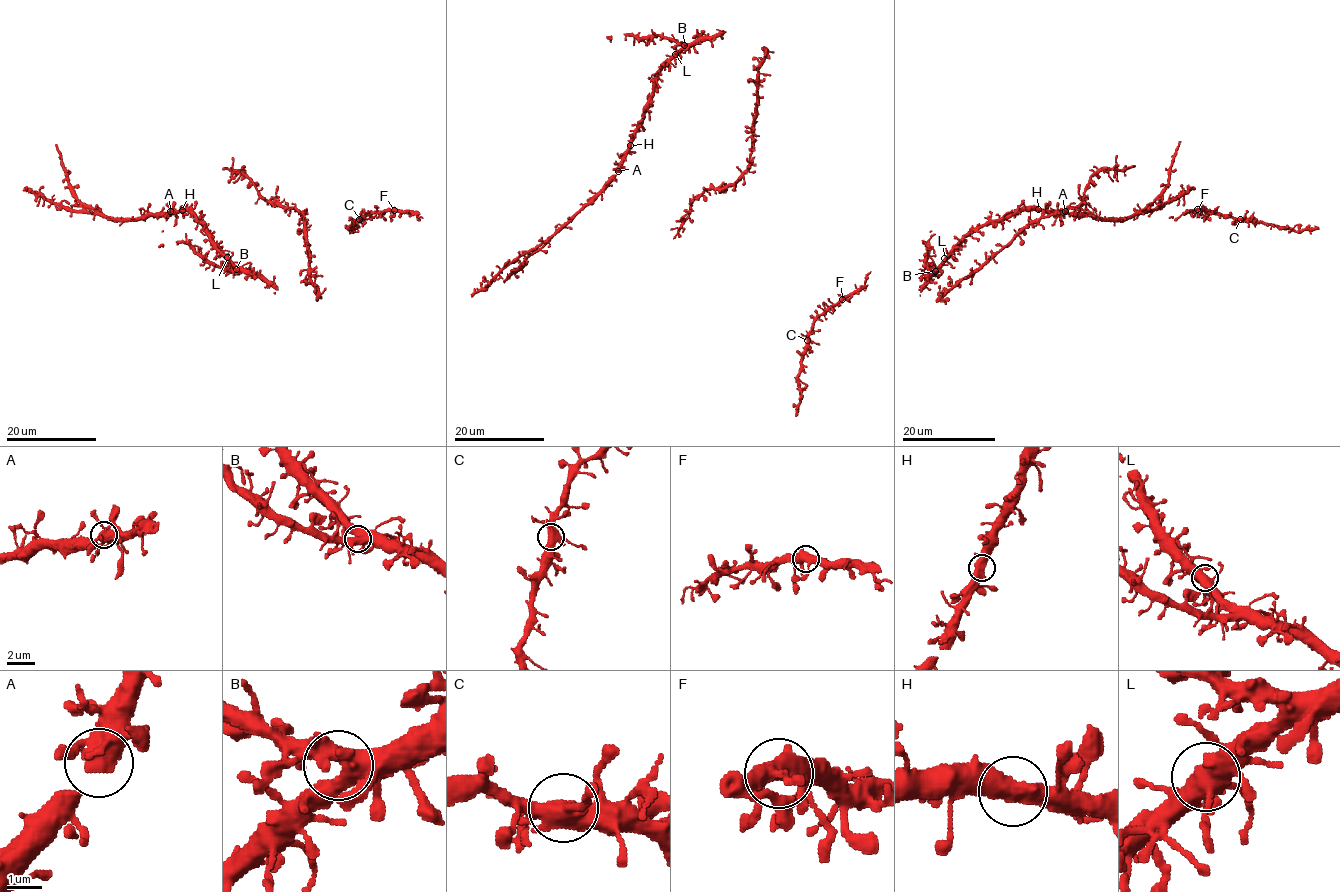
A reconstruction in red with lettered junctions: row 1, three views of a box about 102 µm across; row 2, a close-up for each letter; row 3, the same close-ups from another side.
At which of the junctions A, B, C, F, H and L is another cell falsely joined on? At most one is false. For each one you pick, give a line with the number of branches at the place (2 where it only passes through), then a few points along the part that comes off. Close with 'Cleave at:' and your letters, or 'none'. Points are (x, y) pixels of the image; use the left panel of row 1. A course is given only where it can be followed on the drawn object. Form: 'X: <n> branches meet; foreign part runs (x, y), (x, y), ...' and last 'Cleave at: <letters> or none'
Cleave at: none

